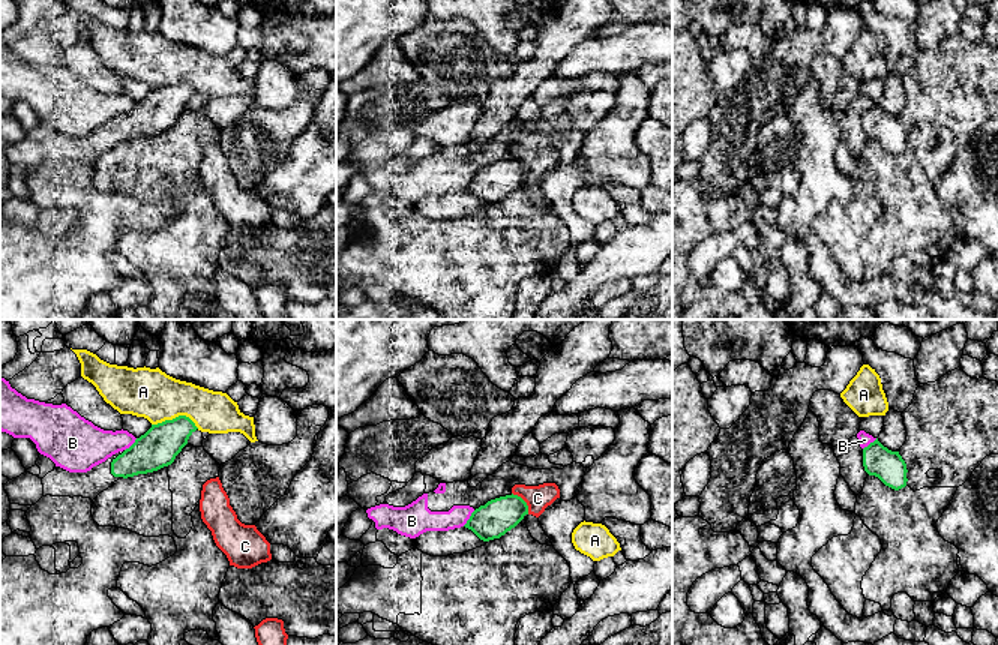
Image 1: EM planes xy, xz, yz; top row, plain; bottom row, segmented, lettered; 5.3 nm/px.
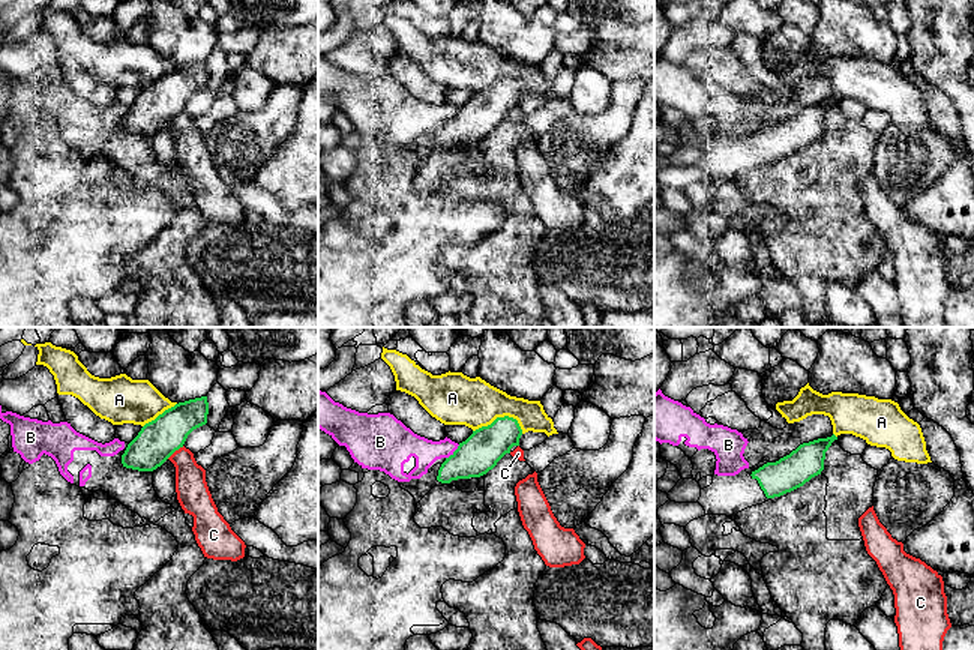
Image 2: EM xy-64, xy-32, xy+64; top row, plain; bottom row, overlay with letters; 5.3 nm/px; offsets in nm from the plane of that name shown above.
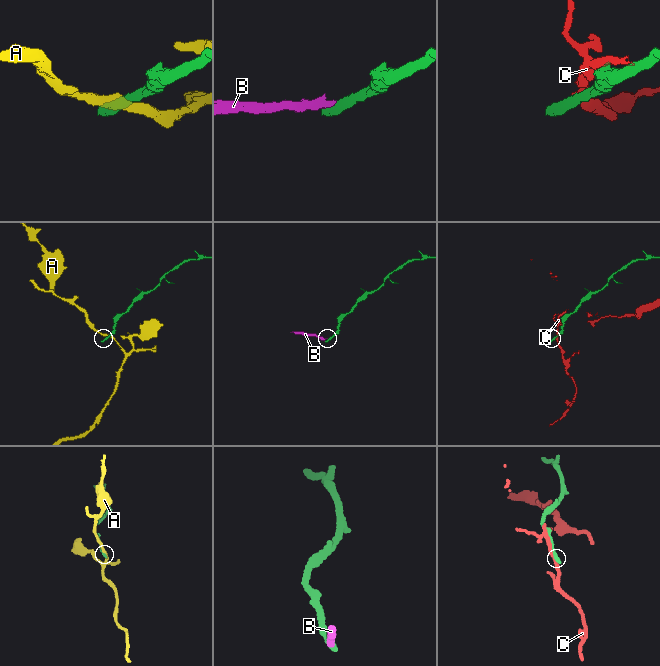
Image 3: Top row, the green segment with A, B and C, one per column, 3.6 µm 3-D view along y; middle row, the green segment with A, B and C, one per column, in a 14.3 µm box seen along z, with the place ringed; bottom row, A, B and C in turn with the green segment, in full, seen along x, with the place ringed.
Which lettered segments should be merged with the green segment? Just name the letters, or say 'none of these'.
none of these

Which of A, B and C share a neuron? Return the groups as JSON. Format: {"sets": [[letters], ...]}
{"sets": [["A"], ["B"], ["C"]]}

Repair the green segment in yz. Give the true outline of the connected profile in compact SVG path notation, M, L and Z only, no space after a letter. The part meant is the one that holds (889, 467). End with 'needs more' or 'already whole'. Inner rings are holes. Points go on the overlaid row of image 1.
M878 438L863 448L863 466L869 476L878 477L885 486L899 490L906 486L906 464L899 452L884 447Z | already whole

